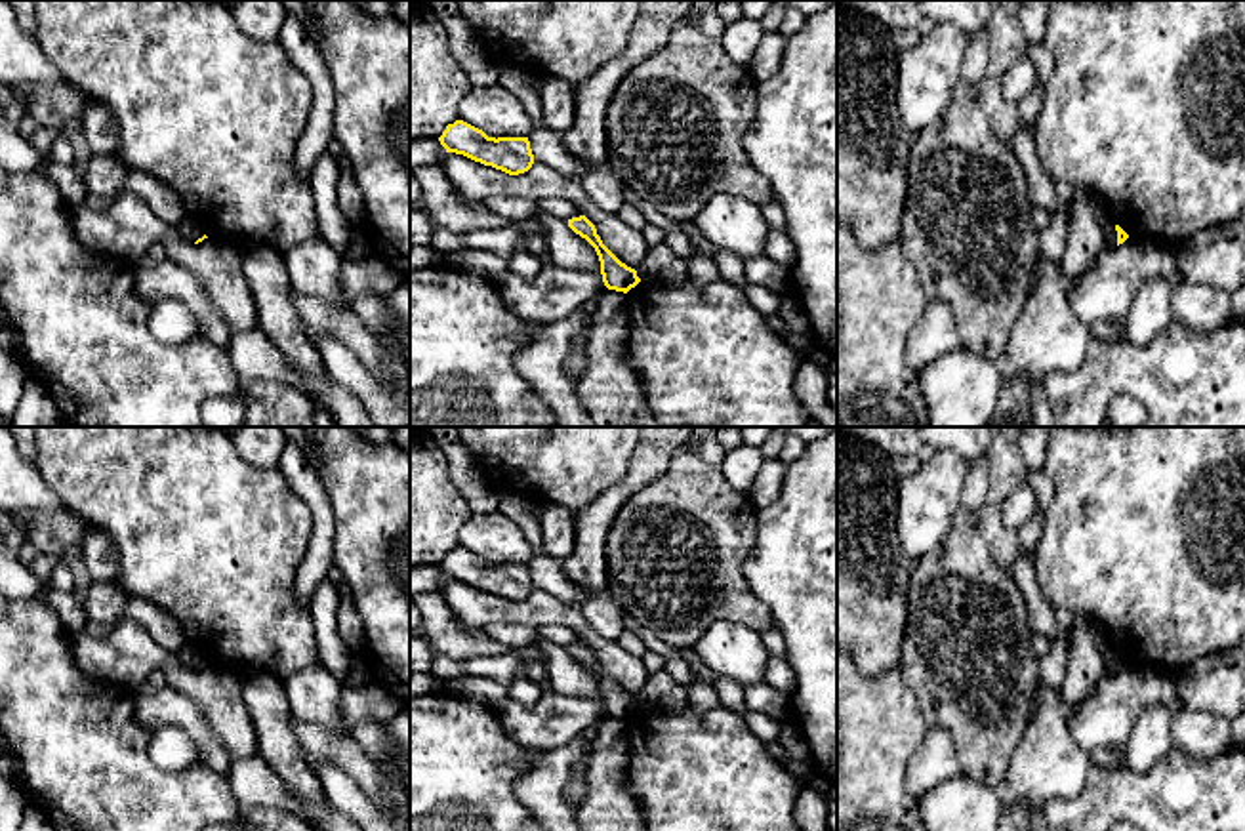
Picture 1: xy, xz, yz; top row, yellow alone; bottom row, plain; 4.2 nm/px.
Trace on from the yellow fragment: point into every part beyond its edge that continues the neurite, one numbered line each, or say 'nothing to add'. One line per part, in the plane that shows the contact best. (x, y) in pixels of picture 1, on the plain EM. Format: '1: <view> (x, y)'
nothing to add

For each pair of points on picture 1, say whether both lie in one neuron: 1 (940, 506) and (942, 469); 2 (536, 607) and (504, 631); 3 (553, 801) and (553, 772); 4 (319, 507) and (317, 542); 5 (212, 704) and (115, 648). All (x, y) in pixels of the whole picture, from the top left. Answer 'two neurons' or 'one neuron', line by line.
1: one neuron
2: two neurons
3: one neuron
4: one neuron
5: one neuron

